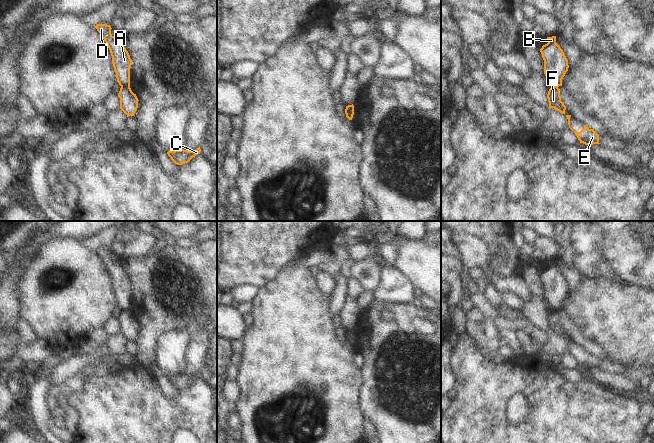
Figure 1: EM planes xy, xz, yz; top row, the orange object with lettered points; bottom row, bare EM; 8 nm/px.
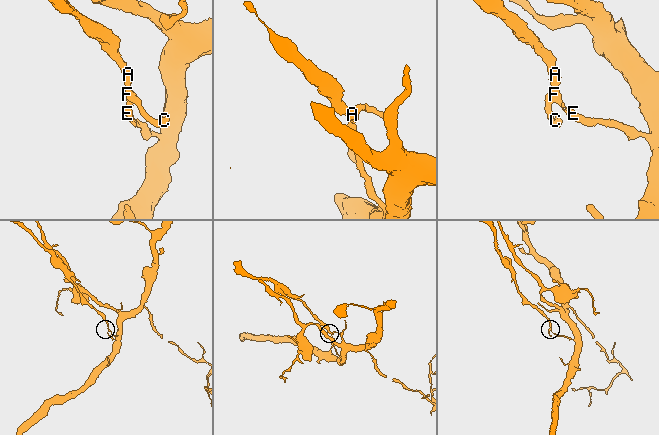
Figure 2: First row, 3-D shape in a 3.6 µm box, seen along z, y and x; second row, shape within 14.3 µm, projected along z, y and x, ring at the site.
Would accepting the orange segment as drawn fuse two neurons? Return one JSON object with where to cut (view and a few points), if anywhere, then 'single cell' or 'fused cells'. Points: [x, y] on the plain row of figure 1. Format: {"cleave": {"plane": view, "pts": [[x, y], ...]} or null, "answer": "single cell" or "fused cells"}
{"cleave": {"plane": "xy", "pts": [[129, 309], [121, 311]]}, "answer": "fused cells"}

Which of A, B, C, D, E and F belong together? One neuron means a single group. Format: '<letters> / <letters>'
A B D / C E F

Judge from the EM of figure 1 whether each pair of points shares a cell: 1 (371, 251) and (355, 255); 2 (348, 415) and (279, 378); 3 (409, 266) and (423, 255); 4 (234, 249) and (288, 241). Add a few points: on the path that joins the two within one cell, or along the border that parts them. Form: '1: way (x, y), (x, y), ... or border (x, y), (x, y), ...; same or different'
1: way (367, 251), (359, 251); same
2: way (328, 395), (327, 383), (299, 380); same
3: way (412, 263), (420, 258); same
4: way (247, 249), (250, 249), (258, 241), (275, 241); same

